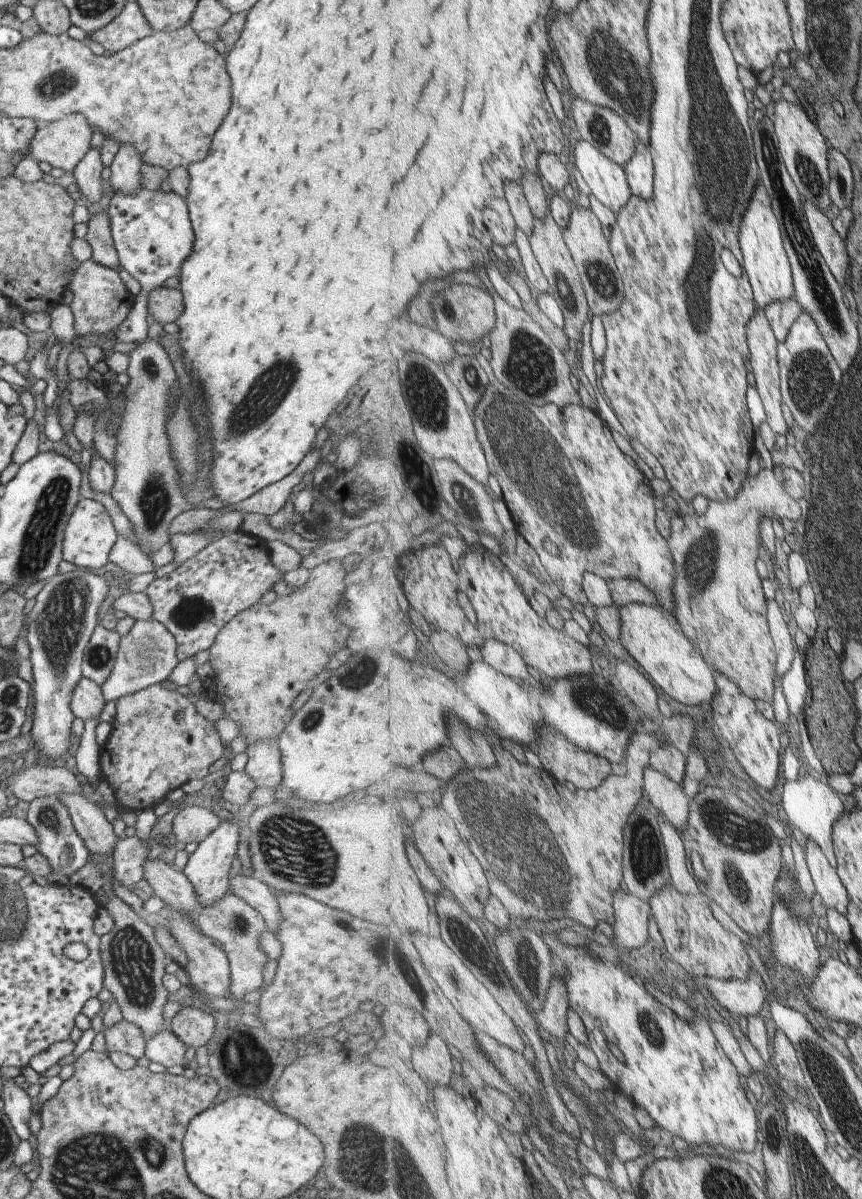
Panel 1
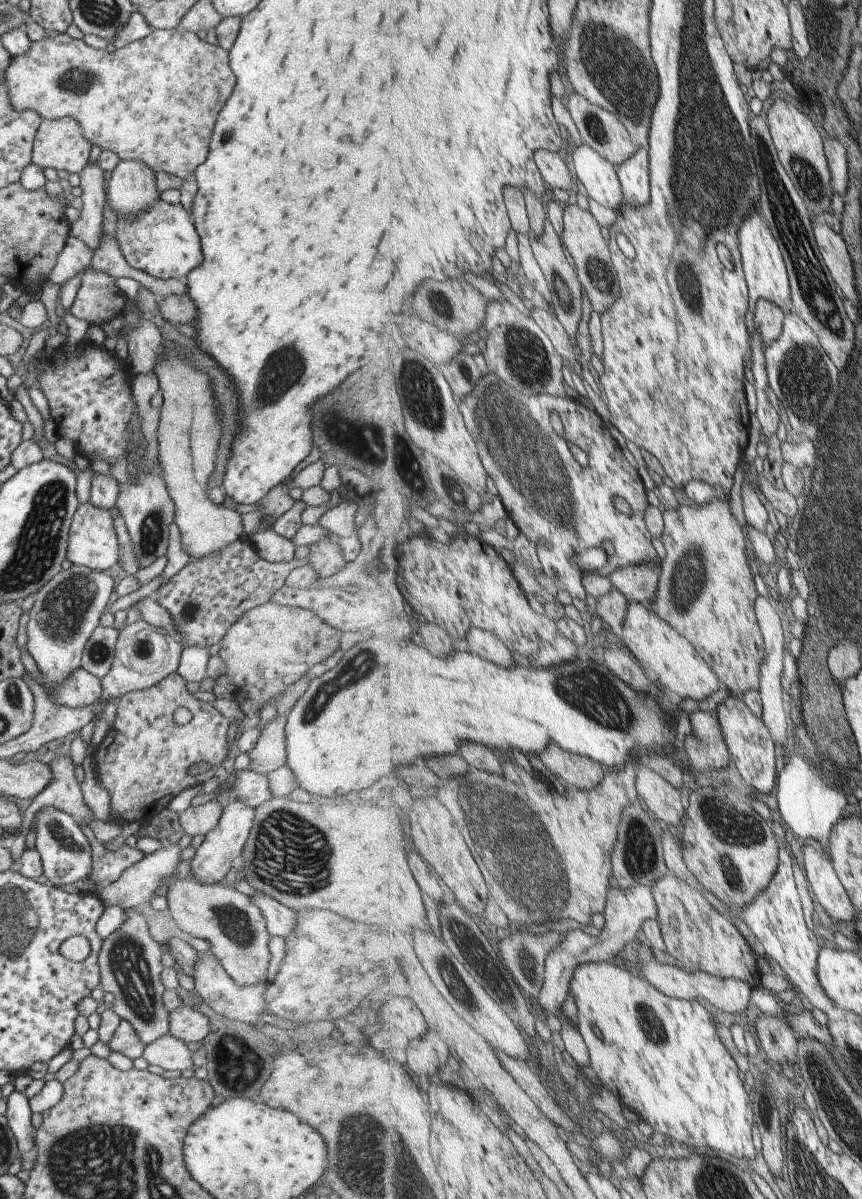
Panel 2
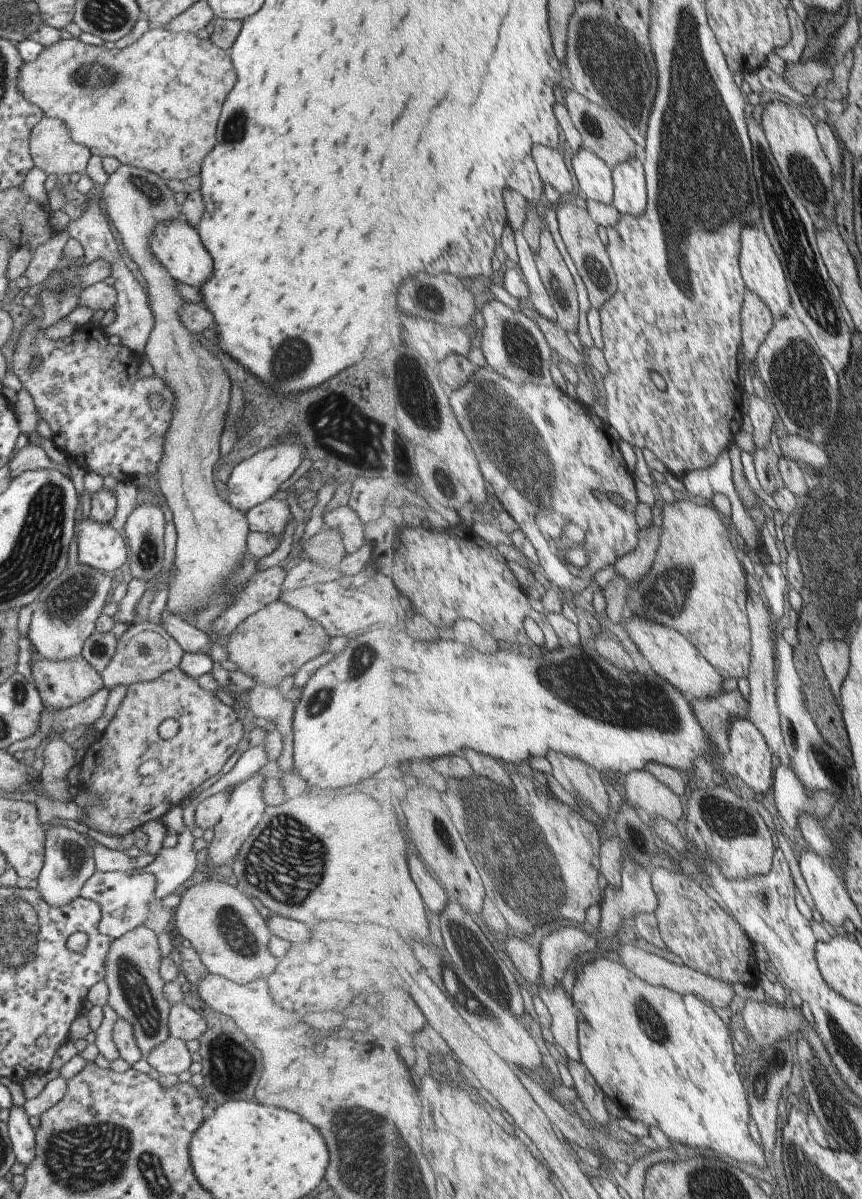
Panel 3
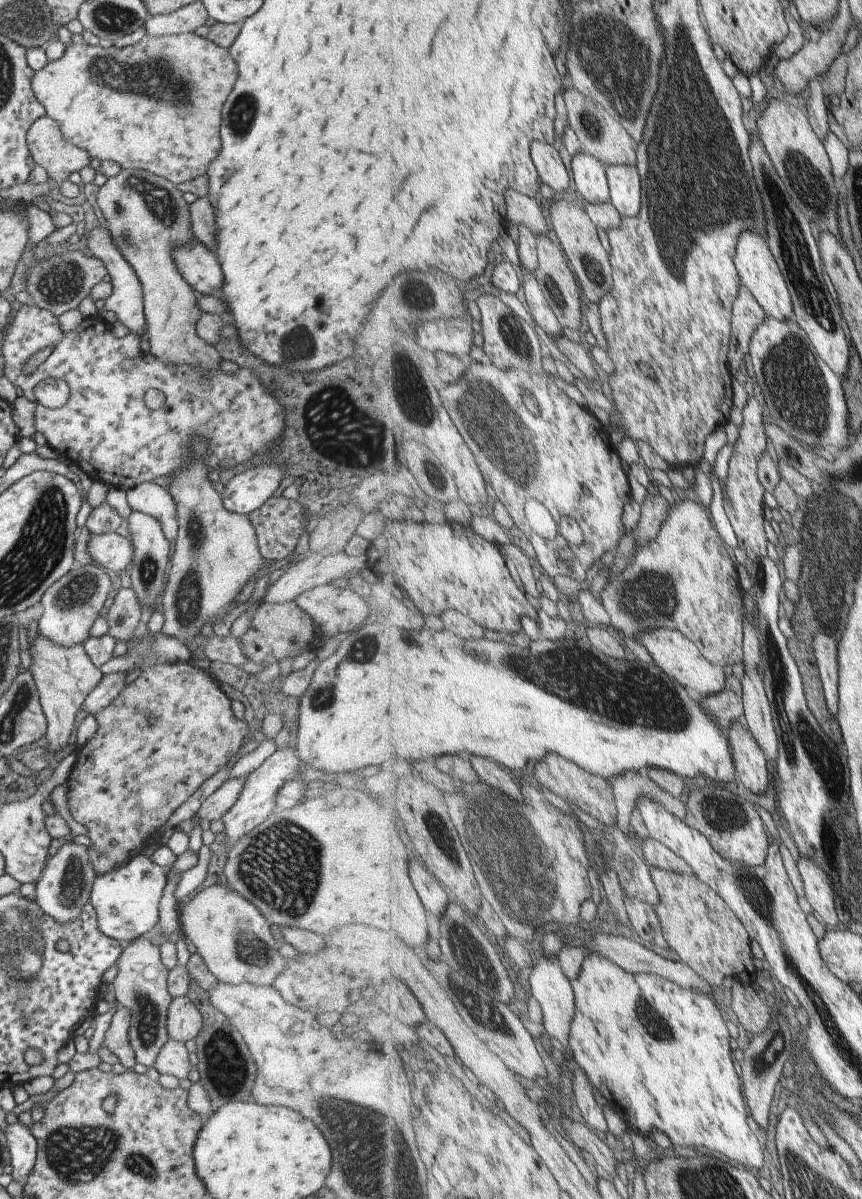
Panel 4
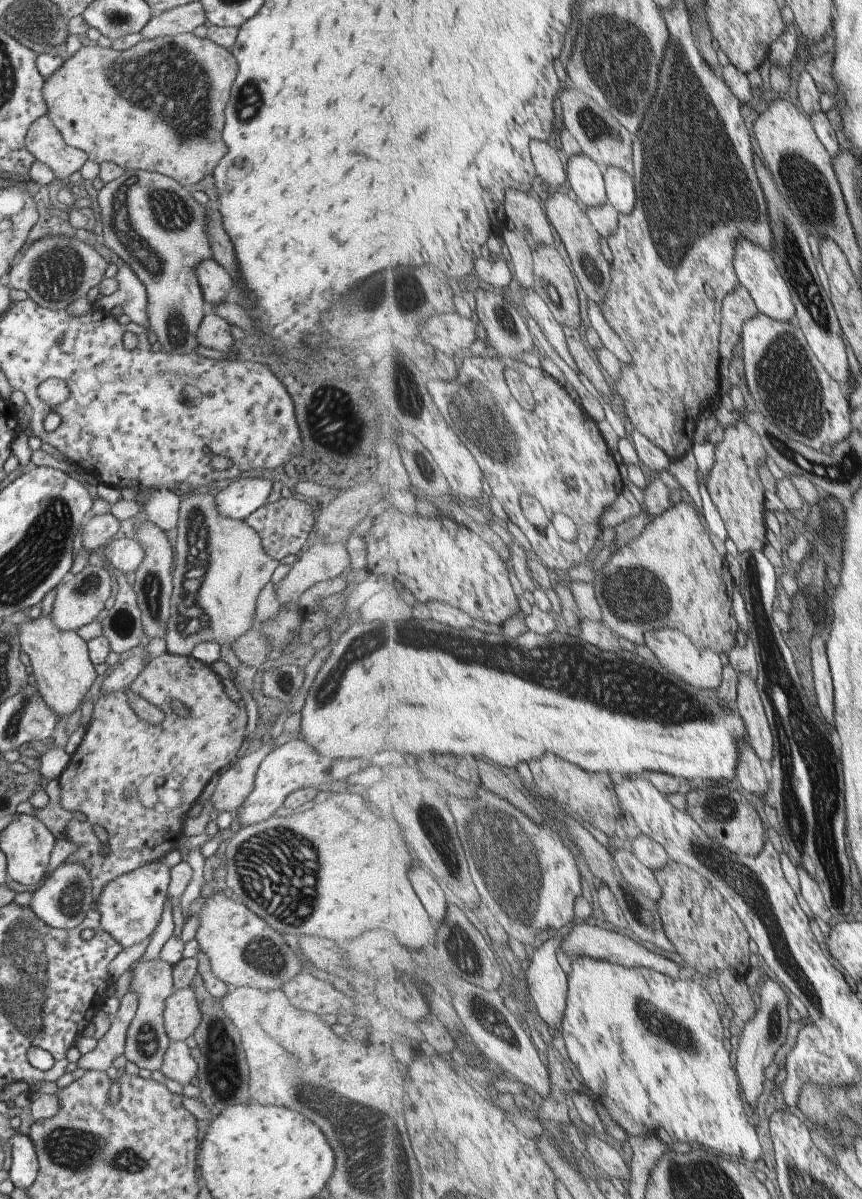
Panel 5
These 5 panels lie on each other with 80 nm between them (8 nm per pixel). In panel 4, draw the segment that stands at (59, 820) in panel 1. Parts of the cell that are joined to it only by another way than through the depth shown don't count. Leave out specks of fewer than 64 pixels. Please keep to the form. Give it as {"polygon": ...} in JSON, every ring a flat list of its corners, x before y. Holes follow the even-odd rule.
{"polygon":[[72,841,63,842,57,848,57,852,49,856,40,876,35,886,35,906,53,922,73,922,81,914,81,908,89,902,89,892,94,878,93,868,87,858,87,849]]}

